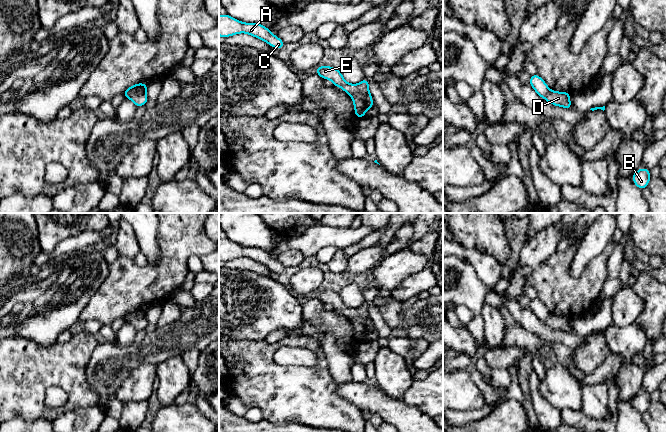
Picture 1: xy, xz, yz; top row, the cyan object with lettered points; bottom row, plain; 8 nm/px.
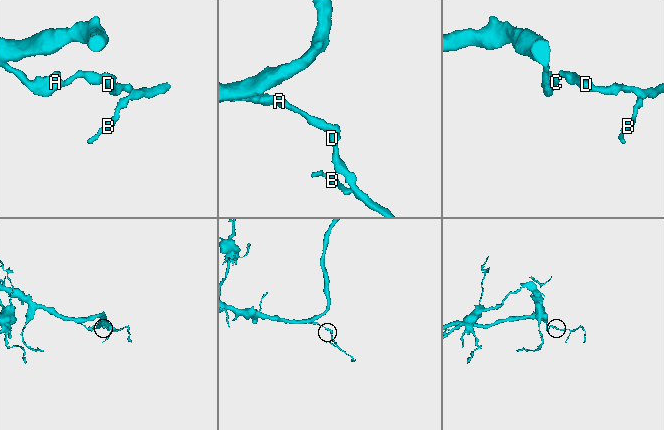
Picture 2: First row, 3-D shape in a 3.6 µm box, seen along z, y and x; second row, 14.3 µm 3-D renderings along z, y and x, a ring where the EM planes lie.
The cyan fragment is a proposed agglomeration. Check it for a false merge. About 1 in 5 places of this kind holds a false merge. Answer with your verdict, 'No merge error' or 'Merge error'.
Merge error

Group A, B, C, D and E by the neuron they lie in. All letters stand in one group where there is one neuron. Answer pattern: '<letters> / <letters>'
A C E / B D

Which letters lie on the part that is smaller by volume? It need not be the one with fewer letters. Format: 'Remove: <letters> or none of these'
Remove: B, D

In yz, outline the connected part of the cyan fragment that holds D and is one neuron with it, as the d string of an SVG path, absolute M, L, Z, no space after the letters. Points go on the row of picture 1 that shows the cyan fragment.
M550 90L544 99L554 106L572 109L570 95L571 94L569 92L558 92Z

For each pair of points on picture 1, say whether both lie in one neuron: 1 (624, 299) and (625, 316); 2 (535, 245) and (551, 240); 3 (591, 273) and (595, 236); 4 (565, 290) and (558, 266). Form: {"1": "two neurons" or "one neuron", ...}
{"1": "one neuron", "2": "one neuron", "3": "two neurons", "4": "one neuron"}

